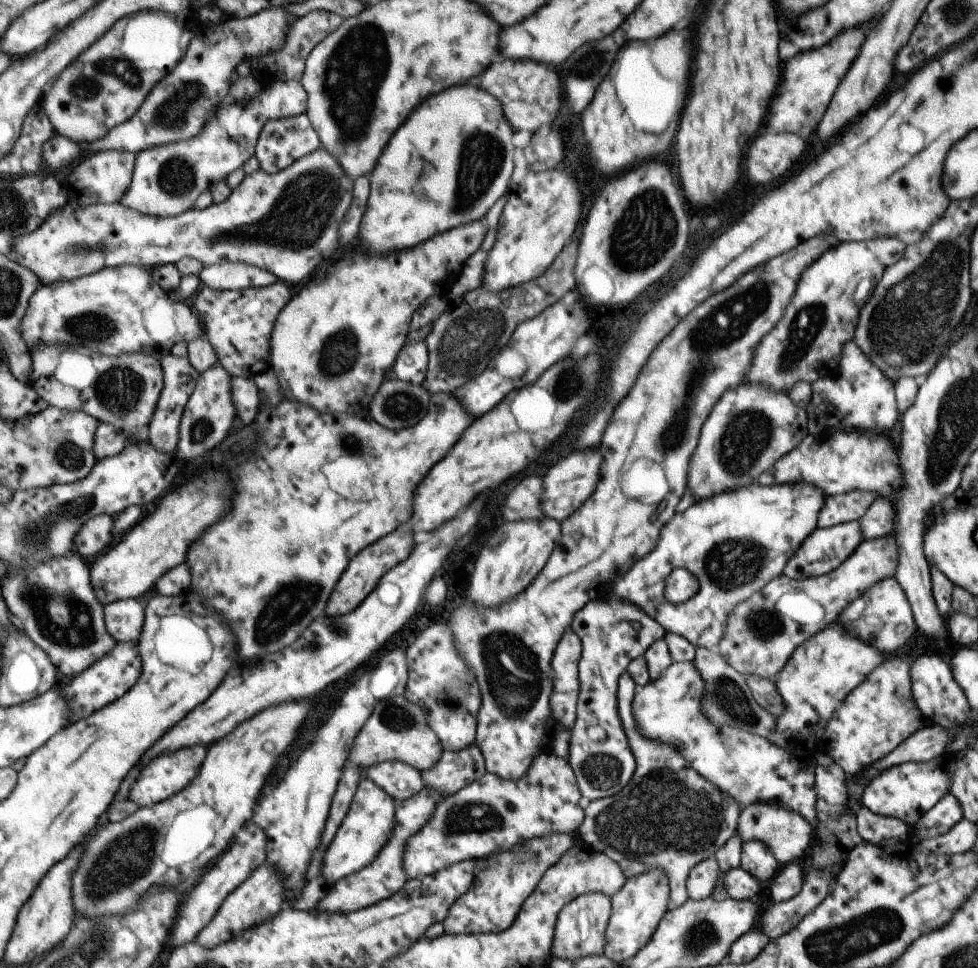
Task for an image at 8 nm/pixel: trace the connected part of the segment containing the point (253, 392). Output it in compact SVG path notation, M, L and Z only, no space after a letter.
M232 377L232 395L238 422L243 420L243 424L253 424L262 400L256 381L251 377Z

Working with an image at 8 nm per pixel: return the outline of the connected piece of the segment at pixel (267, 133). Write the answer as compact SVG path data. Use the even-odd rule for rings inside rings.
M303 113L294 117L271 119L261 131L256 144L255 155L261 163L261 169L266 170L268 173L276 173L291 166L302 156L307 156L322 147L319 133L312 125L310 116Z

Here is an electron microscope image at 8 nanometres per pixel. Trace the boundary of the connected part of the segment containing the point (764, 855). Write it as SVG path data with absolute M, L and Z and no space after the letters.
M747 841L740 850L739 867L755 880L769 880L779 869L779 864L771 851L759 841Z

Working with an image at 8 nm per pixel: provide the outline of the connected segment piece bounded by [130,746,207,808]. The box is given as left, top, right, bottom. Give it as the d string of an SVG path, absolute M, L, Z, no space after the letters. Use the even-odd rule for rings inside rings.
M203 746L173 752L169 756L159 756L157 760L153 760L153 764L145 766L141 771L140 778L132 788L130 799L139 803L141 808L152 807L164 800L171 799L173 795L179 794L183 788L187 788L199 776L205 756L207 756L207 748L203 748Z

